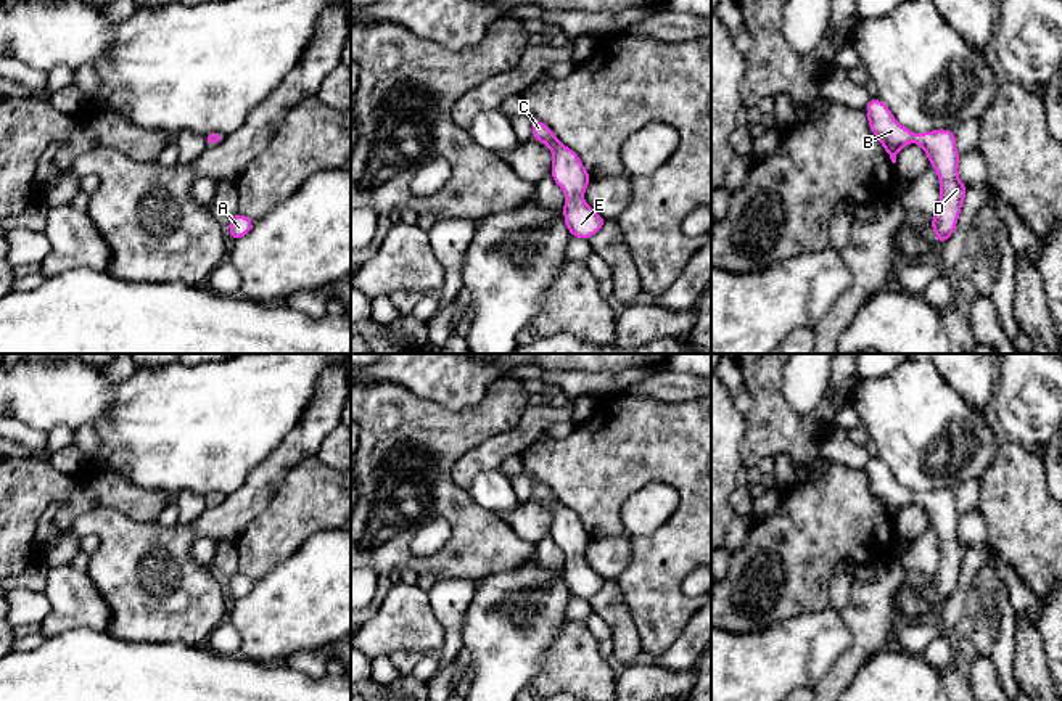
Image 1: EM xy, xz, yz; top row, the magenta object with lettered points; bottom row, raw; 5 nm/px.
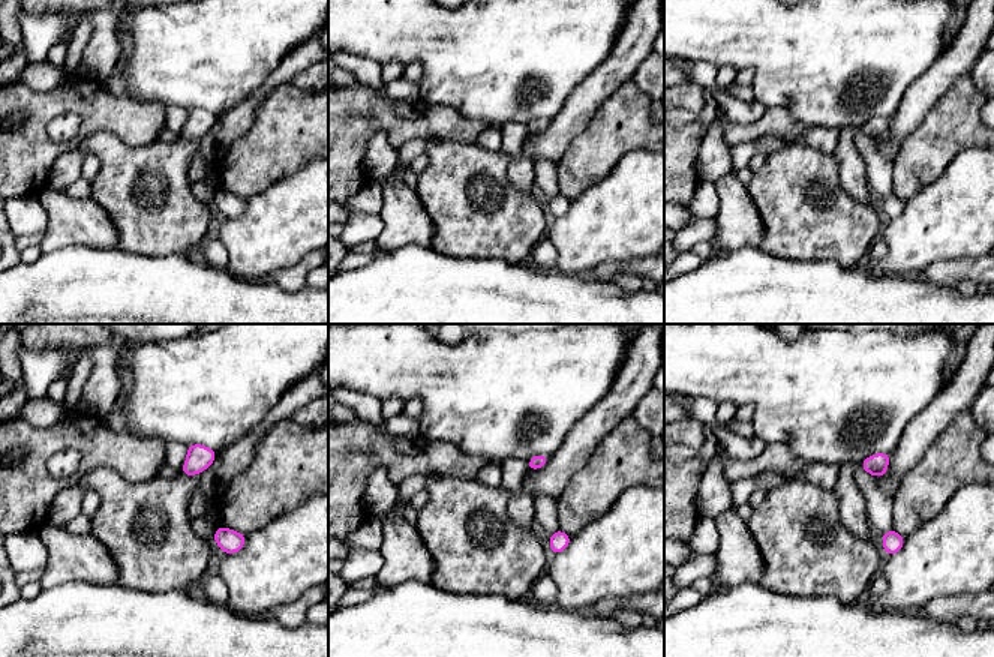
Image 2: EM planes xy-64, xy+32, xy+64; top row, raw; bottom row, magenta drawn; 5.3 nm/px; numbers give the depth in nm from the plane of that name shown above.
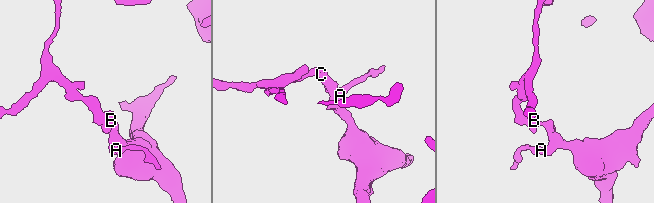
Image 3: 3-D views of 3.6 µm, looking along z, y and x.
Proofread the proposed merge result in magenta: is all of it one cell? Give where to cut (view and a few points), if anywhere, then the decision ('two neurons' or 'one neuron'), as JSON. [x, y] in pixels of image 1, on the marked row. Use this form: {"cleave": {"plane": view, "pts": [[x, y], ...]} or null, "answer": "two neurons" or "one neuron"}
{"cleave": null, "answer": "one neuron"}

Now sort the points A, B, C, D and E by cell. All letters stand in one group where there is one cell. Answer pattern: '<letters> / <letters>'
A B C D E

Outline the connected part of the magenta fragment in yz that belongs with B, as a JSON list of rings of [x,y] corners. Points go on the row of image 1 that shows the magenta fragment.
[[[871,98],[864,111],[871,132],[880,140],[893,164],[899,150],[912,141],[927,153],[928,162],[940,180],[940,204],[930,227],[936,235],[938,244],[943,244],[956,230],[961,207],[969,191],[957,175],[961,154],[956,150],[956,133],[948,129],[938,129],[916,135],[901,125],[879,98]]]

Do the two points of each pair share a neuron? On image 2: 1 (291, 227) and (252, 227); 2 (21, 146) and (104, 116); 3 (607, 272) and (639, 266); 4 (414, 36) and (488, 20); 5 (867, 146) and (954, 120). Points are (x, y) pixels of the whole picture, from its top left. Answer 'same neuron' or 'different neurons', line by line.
1: same neuron
2: same neuron
3: same neuron
4: same neuron
5: different neurons

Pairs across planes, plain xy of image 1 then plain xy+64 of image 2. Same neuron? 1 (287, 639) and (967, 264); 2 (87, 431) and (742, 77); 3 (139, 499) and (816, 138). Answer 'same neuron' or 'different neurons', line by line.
1: different neurons
2: same neuron
3: different neurons

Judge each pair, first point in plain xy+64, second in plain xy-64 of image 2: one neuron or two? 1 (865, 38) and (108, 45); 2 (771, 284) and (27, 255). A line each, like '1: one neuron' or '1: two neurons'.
1: two neurons
2: two neurons

